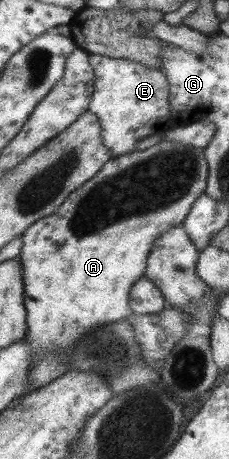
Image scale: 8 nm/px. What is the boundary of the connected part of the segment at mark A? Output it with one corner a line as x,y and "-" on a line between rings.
161,140
152,145
148,149
140,151
131,150
124,155
110,157
103,167
82,186
79,186
75,192
71,192
66,200
54,211
50,216
43,216
40,220
35,220
26,230
19,236
21,242
20,252
17,259
20,261
21,281
23,284
23,305
26,311
25,325
27,345
29,346
29,367
27,368
27,387
23,392
24,395
42,388
51,380
58,378
62,373
67,372
69,364
65,361
69,350
81,339
83,334
92,332
99,326
125,320
132,313
130,310
128,299
129,290
134,281
142,277
145,271
145,264
150,245
158,234
165,231
168,227
177,225
184,220
186,213
190,210
192,203
204,193
207,183
207,164
202,148
192,148
179,144
179,142
168,142

